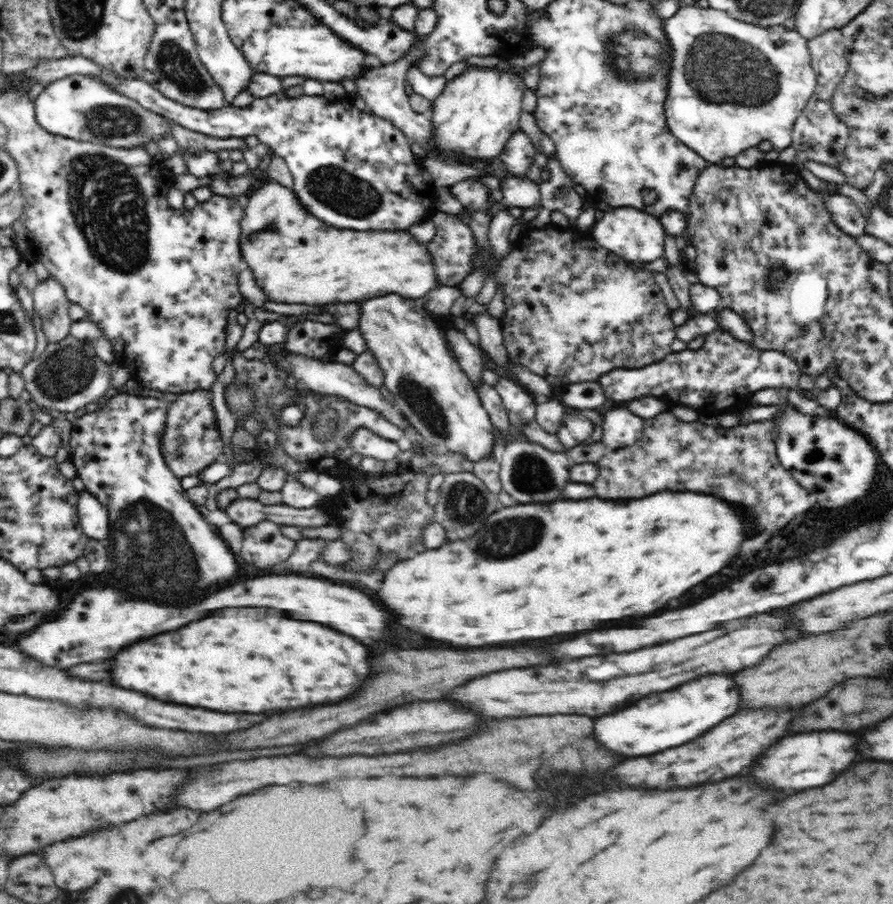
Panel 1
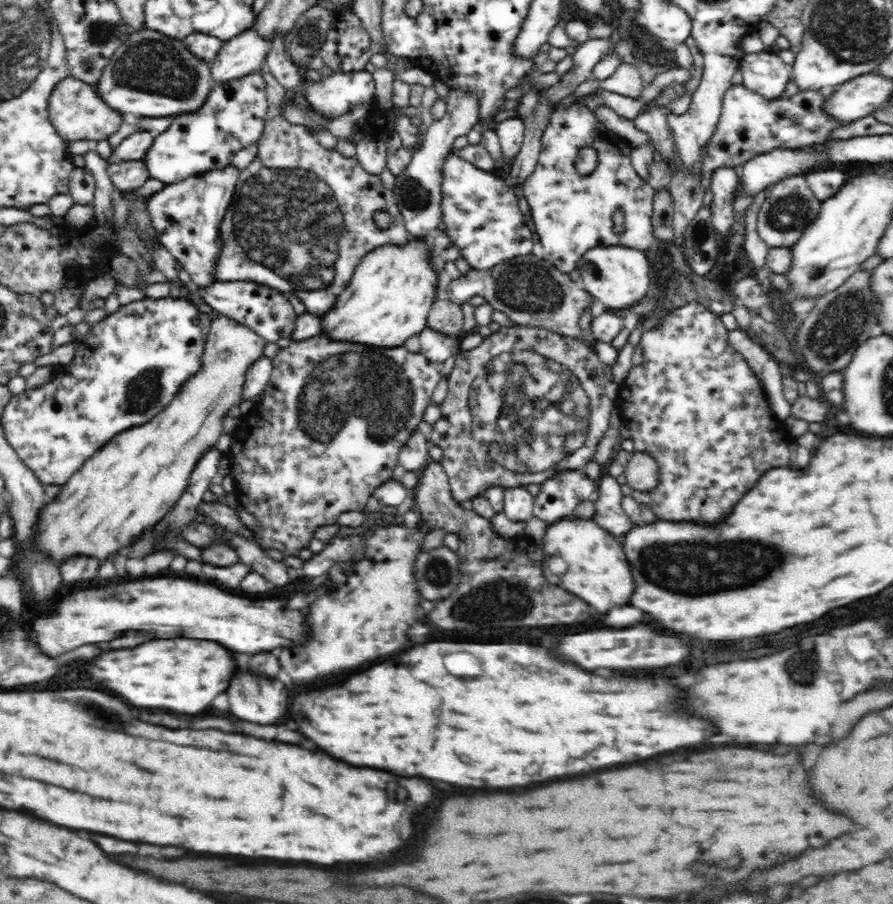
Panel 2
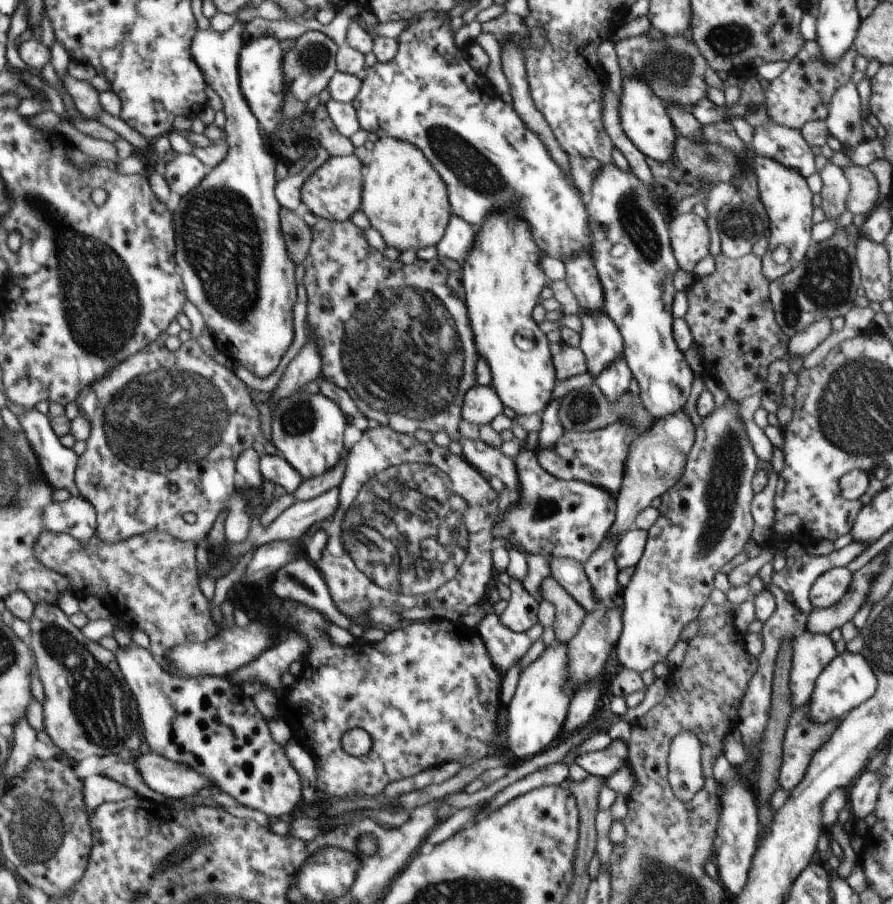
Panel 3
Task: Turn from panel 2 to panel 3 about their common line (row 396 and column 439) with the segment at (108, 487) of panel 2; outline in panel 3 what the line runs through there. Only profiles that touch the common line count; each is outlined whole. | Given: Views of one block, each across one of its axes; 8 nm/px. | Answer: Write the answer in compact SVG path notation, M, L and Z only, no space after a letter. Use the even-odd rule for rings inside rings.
M381 137L375 142L370 163L365 166L360 210L368 217L372 228L380 233L386 246L394 247L400 253L410 248L418 251L438 245L453 215L446 184L440 174L430 166L428 158L416 146L390 137Z

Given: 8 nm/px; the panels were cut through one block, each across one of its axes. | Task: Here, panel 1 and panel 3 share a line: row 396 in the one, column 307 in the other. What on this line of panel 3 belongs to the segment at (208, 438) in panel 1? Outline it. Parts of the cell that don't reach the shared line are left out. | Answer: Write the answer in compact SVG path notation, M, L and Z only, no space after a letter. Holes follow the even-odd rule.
M356 154L348 156L332 156L304 182L301 194L302 202L308 207L310 213L318 219L328 221L349 220L355 212L361 209L362 186L365 169Z

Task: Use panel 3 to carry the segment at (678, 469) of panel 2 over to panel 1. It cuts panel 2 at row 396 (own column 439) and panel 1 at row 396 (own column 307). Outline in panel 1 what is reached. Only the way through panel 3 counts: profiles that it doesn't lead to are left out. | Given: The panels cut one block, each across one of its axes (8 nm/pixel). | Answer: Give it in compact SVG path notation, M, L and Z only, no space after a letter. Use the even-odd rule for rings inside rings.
M721 329L714 330L705 336L704 345L697 350L685 349L679 352L672 351L668 353L666 358L658 364L650 364L634 369L617 368L610 370L606 374L601 374L597 378L597 383L602 387L608 402L618 400L618 404L642 398L642 396L654 396L656 398L665 399L668 406L673 404L690 406L693 409L700 408L711 404L714 406L715 413L722 413L732 410L738 405L744 406L748 404L754 392L765 388L786 388L797 389L799 386L799 378L801 375L800 367L796 360L789 356L788 353L782 353L778 350L760 350L753 346L752 343L740 341L734 335L724 332Z

